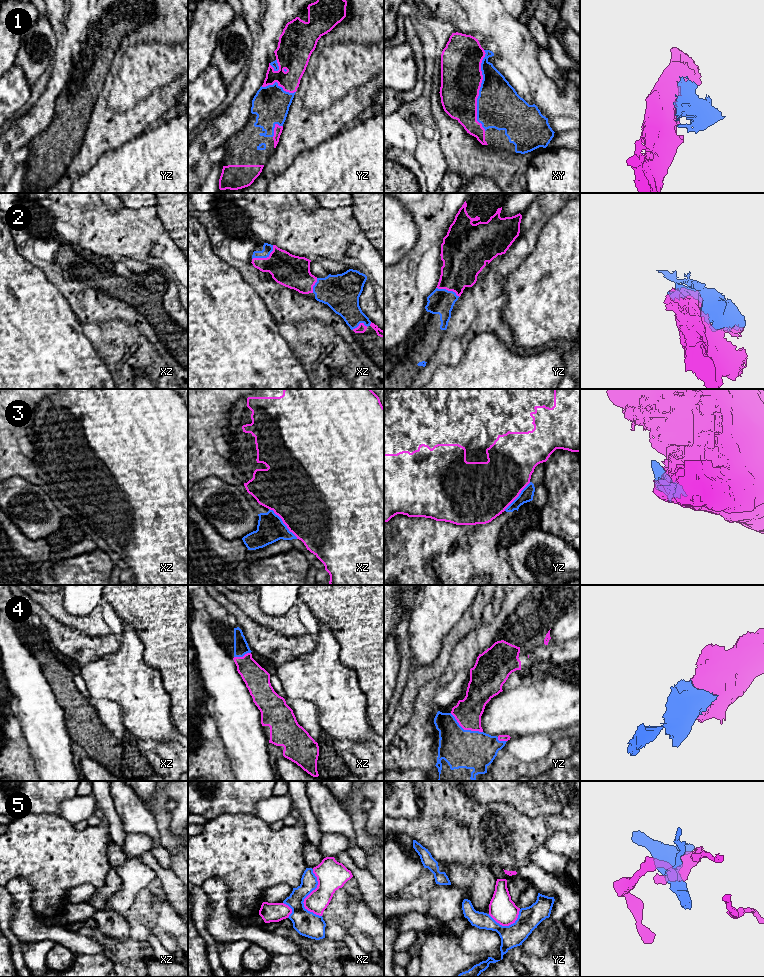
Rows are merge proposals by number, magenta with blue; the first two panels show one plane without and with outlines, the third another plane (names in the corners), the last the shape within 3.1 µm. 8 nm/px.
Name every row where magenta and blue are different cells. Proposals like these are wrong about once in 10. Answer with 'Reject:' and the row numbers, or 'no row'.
Reject: 3, 5

